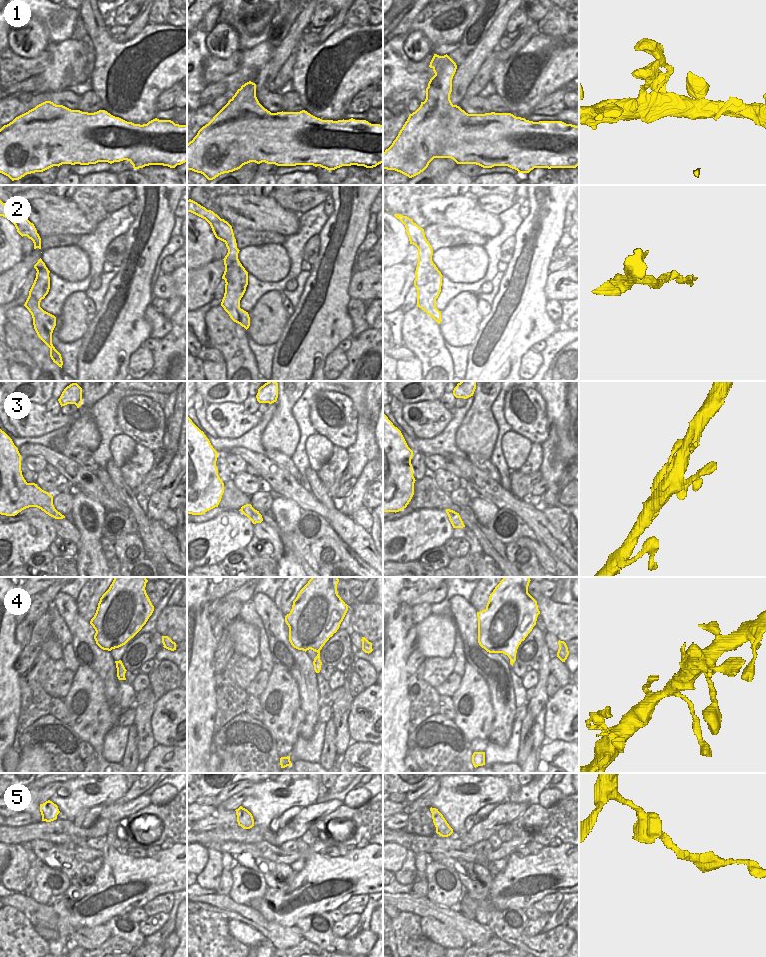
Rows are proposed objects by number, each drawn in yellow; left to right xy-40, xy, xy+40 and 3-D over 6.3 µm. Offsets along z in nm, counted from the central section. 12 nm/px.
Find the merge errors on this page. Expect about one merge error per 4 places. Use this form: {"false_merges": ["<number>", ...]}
{"false_merges": []}

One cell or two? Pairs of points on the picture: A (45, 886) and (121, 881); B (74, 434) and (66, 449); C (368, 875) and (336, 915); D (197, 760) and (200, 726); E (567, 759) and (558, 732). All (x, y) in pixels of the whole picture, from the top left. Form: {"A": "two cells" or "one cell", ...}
{"A": "two cells", "B": "two cells", "C": "two cells", "D": "one cell", "E": "two cells"}

